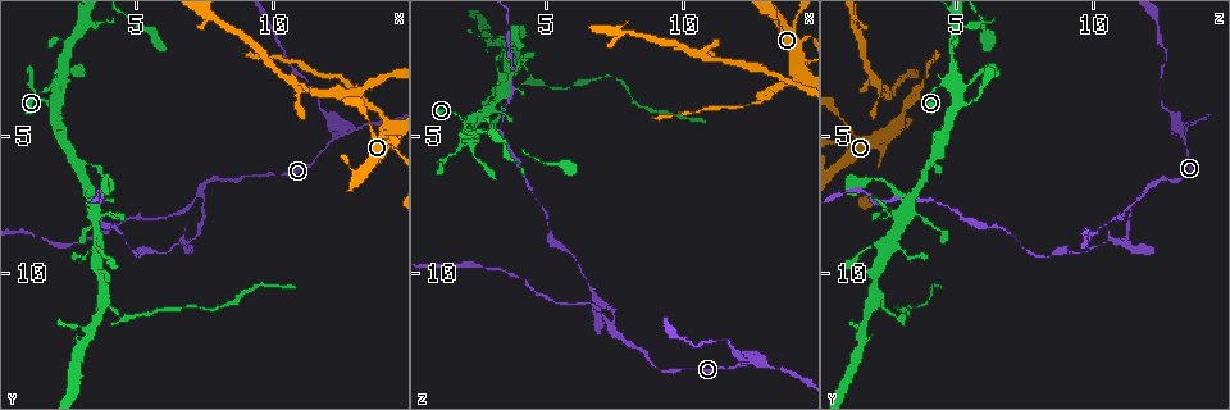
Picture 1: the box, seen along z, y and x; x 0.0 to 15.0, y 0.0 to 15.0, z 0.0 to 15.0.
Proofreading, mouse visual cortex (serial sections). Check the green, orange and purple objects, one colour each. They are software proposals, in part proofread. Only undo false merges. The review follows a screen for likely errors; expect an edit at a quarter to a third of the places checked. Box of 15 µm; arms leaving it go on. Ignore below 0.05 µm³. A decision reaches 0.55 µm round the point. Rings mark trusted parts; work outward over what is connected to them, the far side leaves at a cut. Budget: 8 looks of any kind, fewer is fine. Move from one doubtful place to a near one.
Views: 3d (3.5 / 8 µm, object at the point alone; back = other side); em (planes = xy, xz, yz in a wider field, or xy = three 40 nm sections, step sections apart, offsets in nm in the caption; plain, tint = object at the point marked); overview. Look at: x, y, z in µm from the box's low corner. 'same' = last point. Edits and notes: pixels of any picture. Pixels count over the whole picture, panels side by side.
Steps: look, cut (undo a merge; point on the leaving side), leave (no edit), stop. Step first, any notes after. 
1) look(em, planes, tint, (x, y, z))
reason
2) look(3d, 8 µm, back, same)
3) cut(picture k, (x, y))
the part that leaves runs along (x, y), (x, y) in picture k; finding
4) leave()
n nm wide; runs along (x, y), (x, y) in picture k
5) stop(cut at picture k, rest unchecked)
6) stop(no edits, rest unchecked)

look(3d, 3.5 µm, (2.1, 3.1, 4.7))

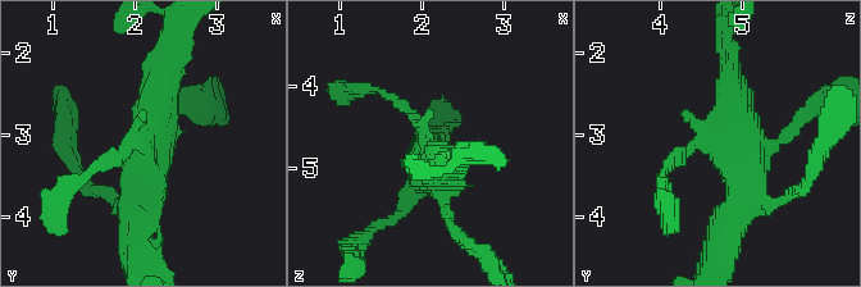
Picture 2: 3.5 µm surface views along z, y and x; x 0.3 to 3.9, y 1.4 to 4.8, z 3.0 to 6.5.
look(em, xy, step 5, tint, (2.10, 3.10, 4.65))

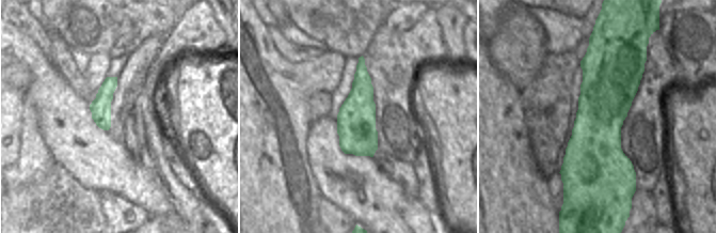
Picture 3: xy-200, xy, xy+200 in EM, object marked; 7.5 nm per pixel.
look(em, planes, tint, same)

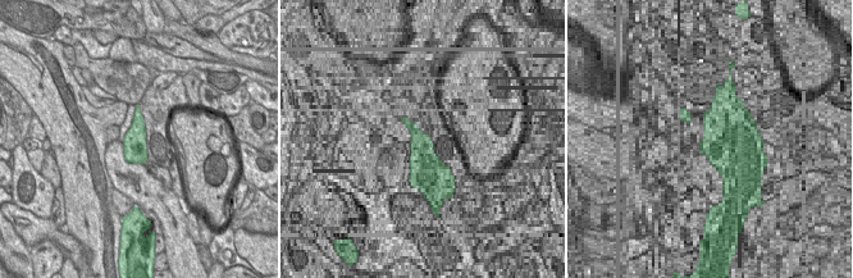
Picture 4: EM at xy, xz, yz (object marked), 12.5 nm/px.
leave()
runs along (378, 91), (422, 127), (426, 159) in picture 2; continuous, no second cell

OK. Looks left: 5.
look(3d, 8 µm, (4.5, 11.7, 2.8))
narrows sharply

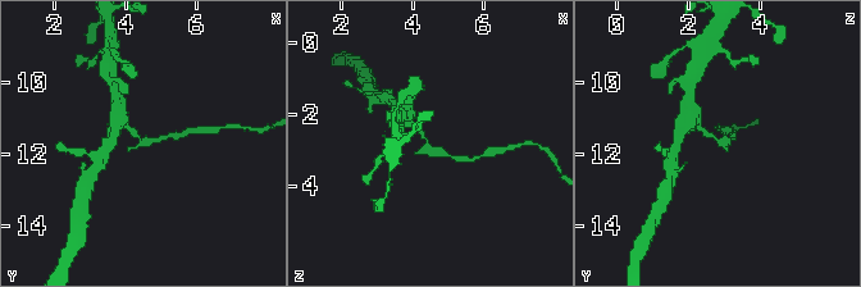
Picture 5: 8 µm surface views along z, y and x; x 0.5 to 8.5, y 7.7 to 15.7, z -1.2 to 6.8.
look(em, xy, step 1, tint, (4.5, 11.7, 2.8))
now the EM

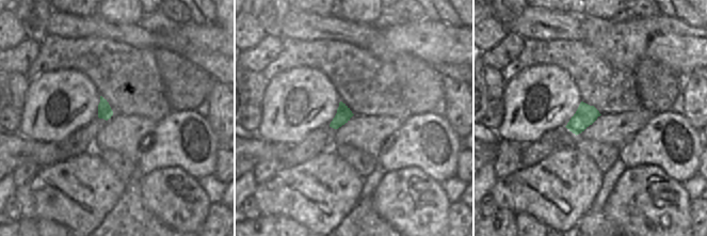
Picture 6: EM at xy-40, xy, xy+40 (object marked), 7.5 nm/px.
cut(picture 5, (433, 153))
120 nm wide; the part that leaves runs along (420, 131), (434, 153), (459, 158) in picture 5; a second cell is stuck on

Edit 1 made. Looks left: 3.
look(overview)

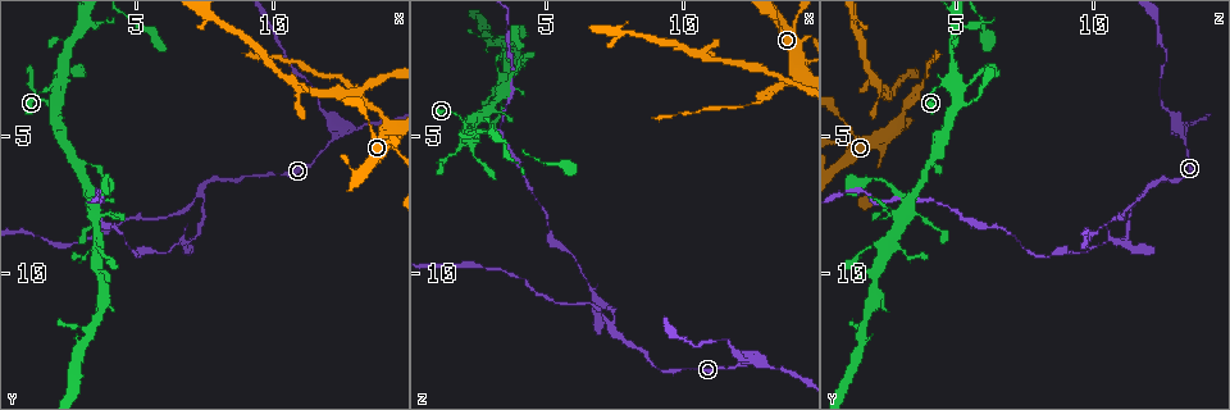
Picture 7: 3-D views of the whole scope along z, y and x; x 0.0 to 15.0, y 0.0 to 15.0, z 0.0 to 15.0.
look(3d, 3.5 µm, (12.8, 3.3, 3.7))
thick turns thin

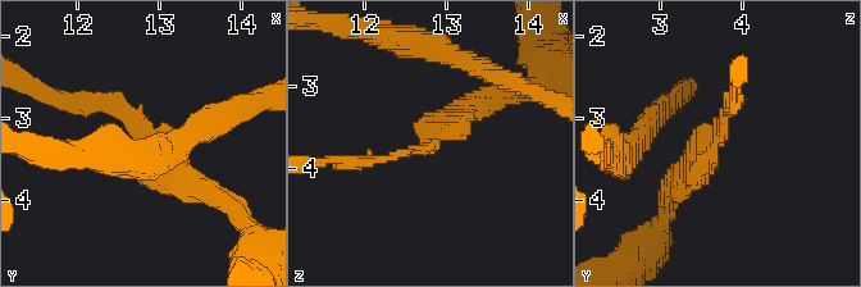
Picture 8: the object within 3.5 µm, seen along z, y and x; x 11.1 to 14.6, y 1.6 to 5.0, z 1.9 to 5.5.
look(em, planes, tint, (12.80, 3.20, 3.70))
arms of 150, 350 nm

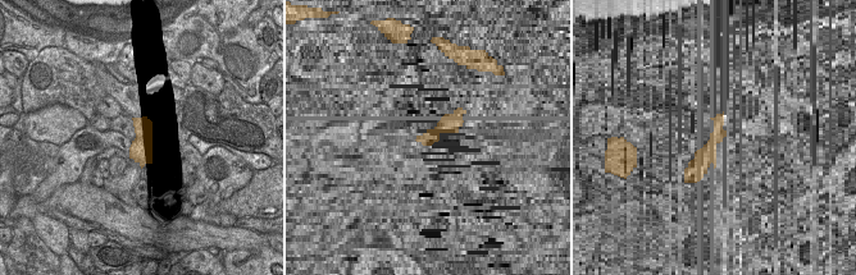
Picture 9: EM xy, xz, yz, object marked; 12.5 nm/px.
cut(picture 8, (113, 101))
280 nm wide; the part that leaves runs along (142, 135), (110, 103), (40, 91) in picture 8; two cells meet here

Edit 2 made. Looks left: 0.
stop(cut at picture 5, cut at picture 8, rest unchecked)

